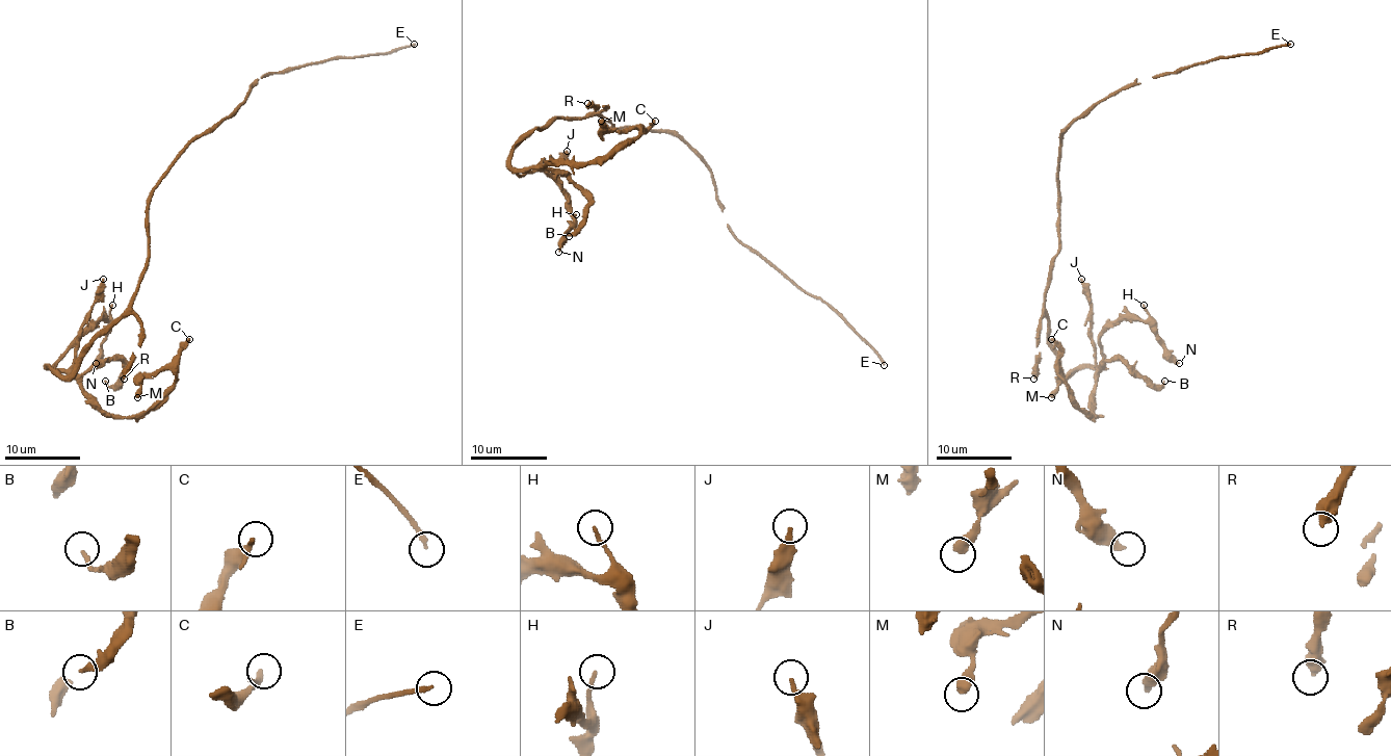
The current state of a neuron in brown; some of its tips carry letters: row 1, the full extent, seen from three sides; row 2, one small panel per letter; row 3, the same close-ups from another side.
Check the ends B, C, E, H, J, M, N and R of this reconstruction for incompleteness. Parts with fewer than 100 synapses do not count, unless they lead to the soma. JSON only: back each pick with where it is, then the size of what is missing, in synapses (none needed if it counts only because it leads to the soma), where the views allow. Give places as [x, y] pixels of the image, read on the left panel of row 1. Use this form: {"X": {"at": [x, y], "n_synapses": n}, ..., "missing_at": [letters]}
{"E": {"at": [414, 44], "n_synapses": 250}, "missing_at": ["E"]}

